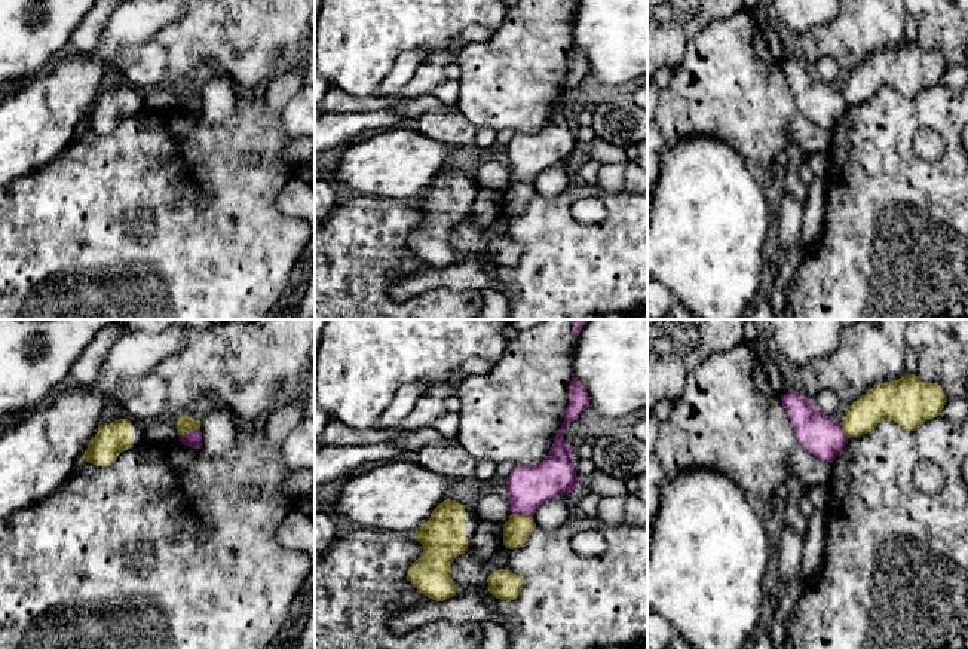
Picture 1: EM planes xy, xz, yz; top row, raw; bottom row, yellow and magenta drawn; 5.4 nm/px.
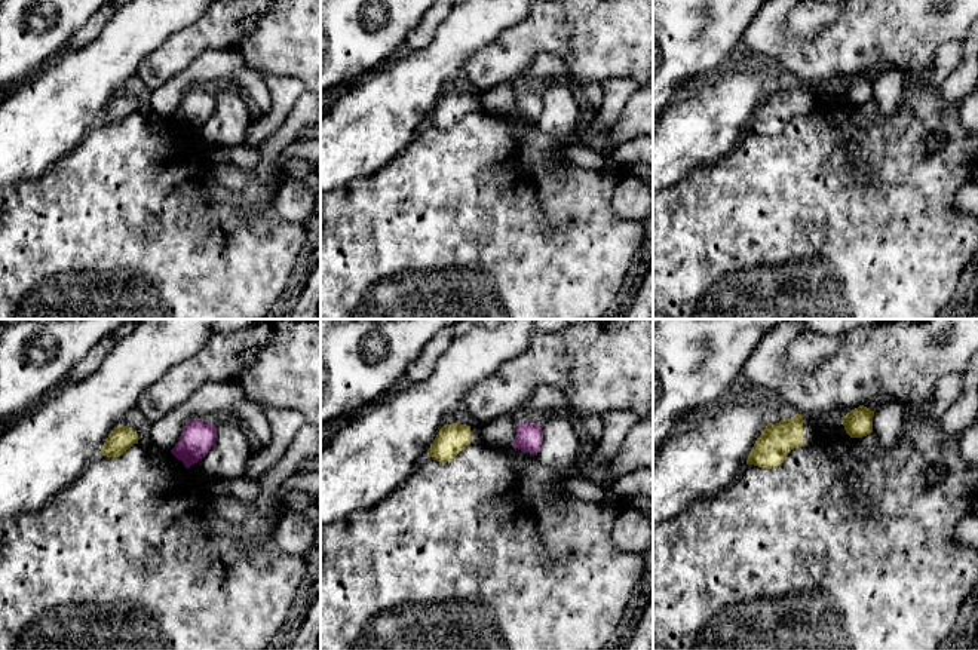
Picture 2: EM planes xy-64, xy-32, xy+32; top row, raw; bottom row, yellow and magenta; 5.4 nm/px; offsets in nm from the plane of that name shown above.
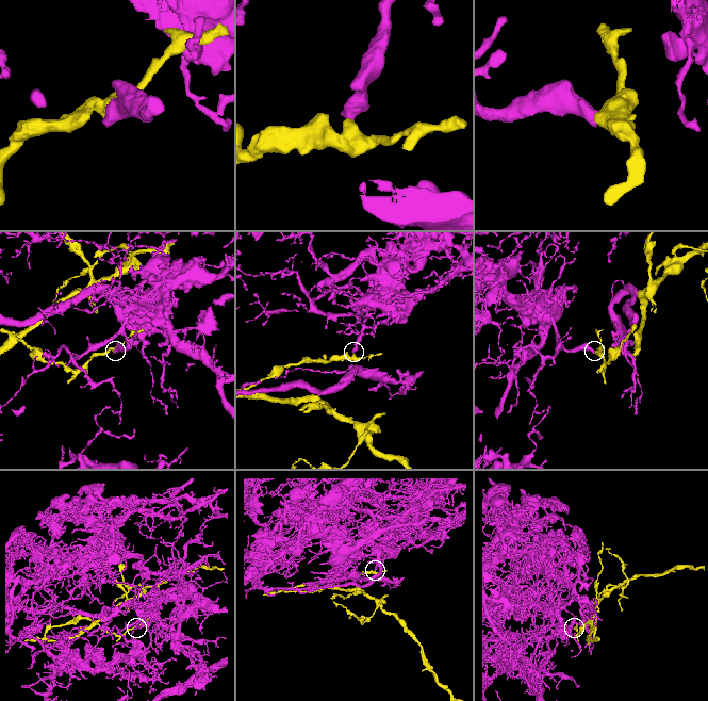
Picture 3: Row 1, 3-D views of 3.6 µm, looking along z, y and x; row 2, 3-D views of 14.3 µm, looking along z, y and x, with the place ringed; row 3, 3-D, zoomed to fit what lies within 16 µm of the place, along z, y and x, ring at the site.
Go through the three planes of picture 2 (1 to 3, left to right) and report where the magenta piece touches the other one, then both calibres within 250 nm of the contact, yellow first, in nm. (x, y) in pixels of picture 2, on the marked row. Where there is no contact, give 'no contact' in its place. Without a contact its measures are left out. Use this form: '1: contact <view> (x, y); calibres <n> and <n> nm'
1: no contact
2: no contact
3: no contact

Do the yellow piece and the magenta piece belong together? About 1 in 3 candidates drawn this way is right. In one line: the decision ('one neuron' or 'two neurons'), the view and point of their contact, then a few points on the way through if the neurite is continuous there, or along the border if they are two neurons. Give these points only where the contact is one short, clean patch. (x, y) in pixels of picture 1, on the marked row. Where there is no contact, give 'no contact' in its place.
two neurons; contact xy (189, 431)

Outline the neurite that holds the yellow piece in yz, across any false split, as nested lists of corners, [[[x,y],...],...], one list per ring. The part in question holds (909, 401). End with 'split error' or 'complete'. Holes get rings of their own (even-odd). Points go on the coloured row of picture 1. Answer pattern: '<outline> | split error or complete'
[[[916,374],[874,385],[849,405],[842,428],[848,438],[871,432],[880,420],[894,420],[907,431],[915,431],[941,414],[947,402],[938,383],[925,383]]] | complete

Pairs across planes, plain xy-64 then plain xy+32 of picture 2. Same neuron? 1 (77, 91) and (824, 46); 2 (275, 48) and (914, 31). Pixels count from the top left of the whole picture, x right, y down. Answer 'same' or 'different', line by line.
1: different
2: same

